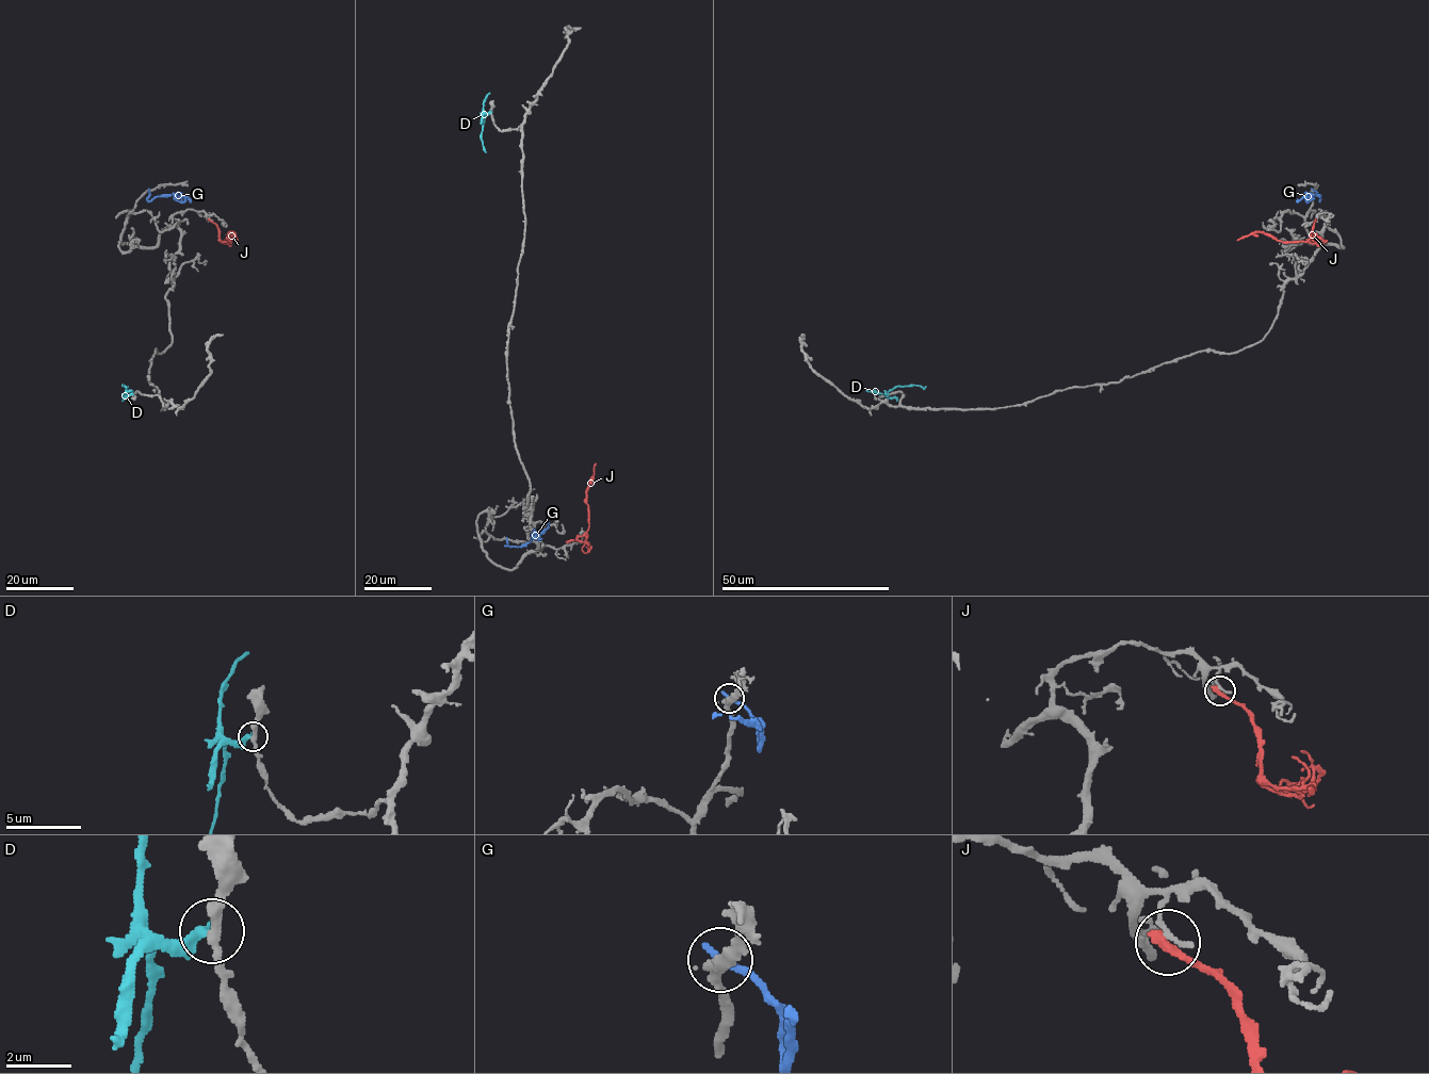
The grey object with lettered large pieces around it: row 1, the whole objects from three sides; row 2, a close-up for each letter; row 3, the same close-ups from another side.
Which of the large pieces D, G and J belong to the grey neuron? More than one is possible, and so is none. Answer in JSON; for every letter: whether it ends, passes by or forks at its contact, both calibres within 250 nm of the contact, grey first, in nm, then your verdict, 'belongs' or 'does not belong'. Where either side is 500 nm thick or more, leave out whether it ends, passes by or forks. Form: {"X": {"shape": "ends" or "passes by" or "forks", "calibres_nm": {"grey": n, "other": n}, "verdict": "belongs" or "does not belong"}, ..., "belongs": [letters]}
{"D": {"shape": "ends", "calibres_nm": {"grey": 280, "other": 360}, "verdict": "does not belong"}, "G": {"shape": "ends", "calibres_nm": {"grey": 320, "other": 320}, "verdict": "does not belong"}, "J": {"shape": "ends", "calibres_nm": {"grey": 170, "other": 380}, "verdict": "does not belong"}, "belongs": []}

